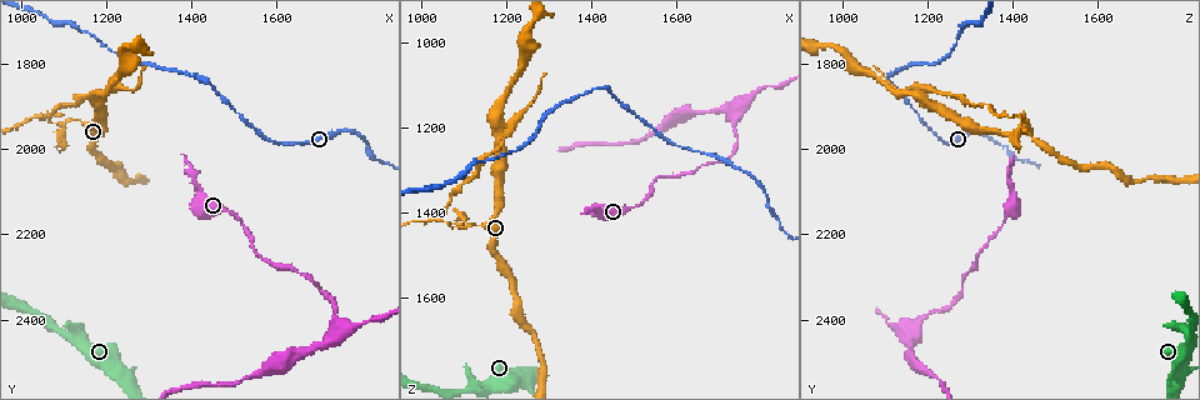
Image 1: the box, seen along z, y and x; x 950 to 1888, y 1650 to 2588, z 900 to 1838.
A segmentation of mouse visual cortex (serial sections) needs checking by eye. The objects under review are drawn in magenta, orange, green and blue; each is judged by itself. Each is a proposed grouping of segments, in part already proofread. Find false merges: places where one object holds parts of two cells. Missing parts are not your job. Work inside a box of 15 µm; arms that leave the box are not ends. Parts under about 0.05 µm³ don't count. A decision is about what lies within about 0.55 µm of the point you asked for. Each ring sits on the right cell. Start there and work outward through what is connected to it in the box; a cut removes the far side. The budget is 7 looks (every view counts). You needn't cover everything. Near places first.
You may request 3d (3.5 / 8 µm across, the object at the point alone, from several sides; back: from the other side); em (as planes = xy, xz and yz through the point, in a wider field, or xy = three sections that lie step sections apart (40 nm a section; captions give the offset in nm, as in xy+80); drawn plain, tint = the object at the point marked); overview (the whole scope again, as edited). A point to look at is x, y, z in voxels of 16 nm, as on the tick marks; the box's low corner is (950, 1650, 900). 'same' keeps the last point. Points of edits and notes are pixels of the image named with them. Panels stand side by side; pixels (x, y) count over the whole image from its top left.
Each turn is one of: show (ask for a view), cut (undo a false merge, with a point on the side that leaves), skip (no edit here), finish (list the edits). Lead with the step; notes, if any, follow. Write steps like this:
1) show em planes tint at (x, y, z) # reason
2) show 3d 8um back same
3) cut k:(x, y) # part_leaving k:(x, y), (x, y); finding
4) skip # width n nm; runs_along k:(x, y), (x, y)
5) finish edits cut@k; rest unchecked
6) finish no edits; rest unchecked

show 3d 3.5um at (1405, 1830, 1115) # narrows sharply

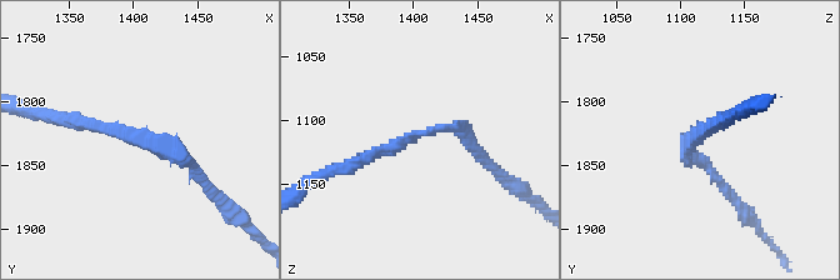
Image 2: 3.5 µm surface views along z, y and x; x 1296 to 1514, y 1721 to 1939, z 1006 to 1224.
show em planes tint at (1404, 1830, 1112) # arm_widths 150, 150 nm; now the EM

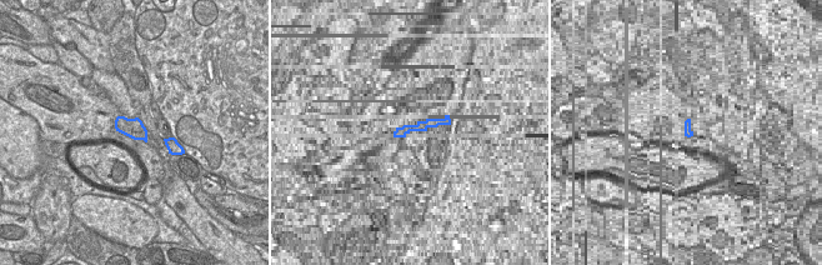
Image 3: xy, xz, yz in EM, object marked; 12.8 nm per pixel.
skip # width 260 nm; runs_along 2:(204, 176), (174, 149), (70, 119); one cell here

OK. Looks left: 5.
show 3d 3.5um back at (1245, 1790, 1020) # branch point

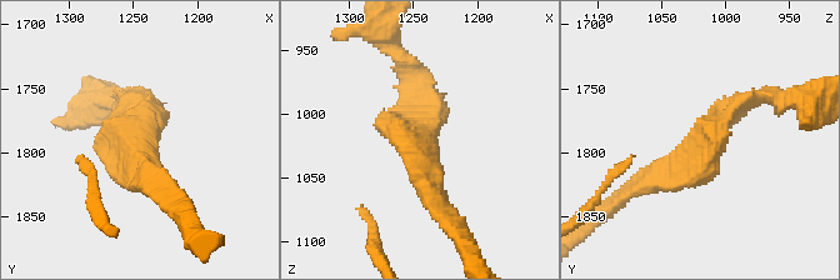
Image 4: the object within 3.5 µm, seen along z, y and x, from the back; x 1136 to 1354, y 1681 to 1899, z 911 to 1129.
show em xy step 5 tint at (1244, 1794, 1020)

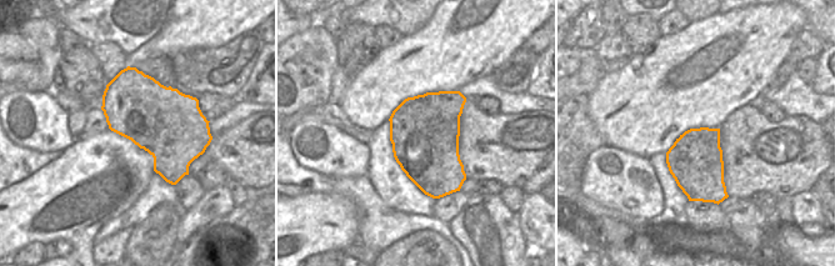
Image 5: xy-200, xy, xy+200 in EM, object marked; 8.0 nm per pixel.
skip # runs_along 4:(638, 189), (761, 96); continuous, no second cell

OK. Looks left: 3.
show 3d 3.5um at (1050, 1920, 1415)

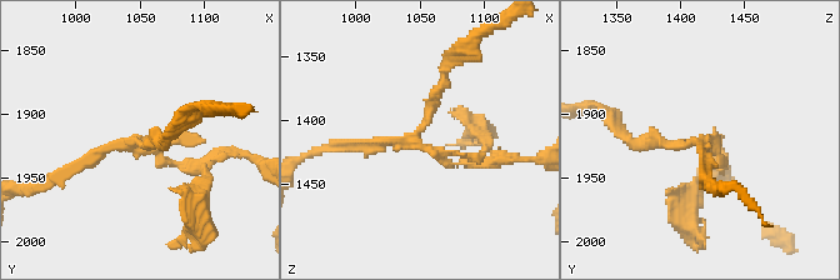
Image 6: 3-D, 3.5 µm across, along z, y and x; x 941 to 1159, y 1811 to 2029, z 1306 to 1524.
show em xy step 3 tint at (1046, 1920, 1414)

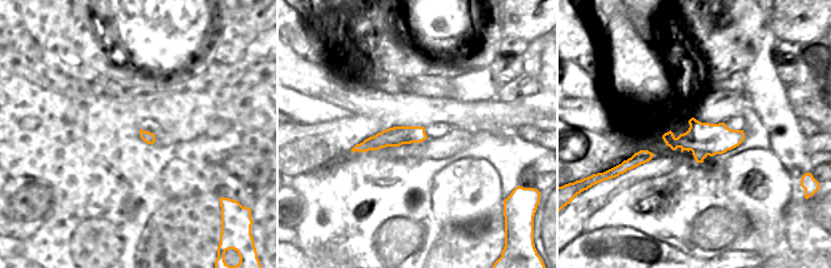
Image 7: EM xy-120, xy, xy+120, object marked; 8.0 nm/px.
cut 6:(676, 145) # width 160 nm; part_leaving 6:(718, 153), (624, 134); two cells meet here

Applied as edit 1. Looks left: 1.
finish edits cut@6; rest unchecked

